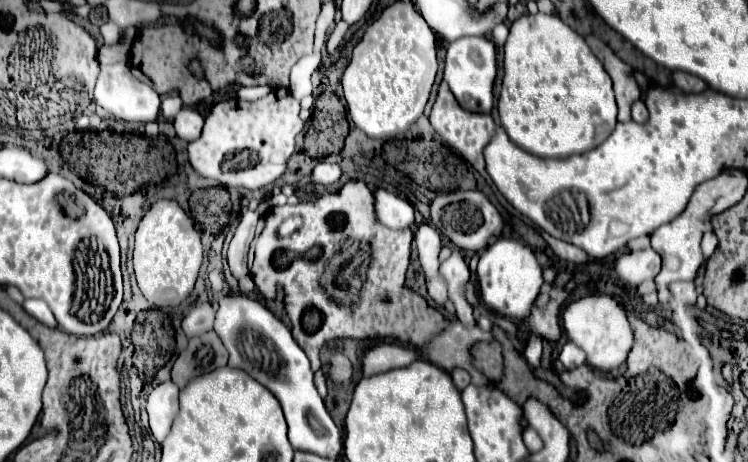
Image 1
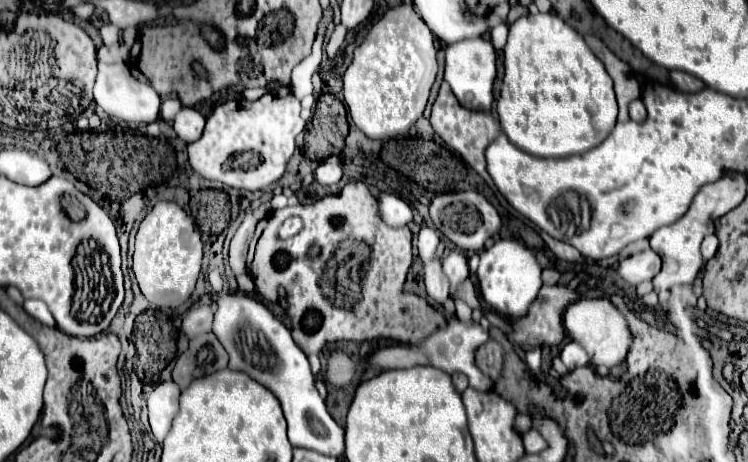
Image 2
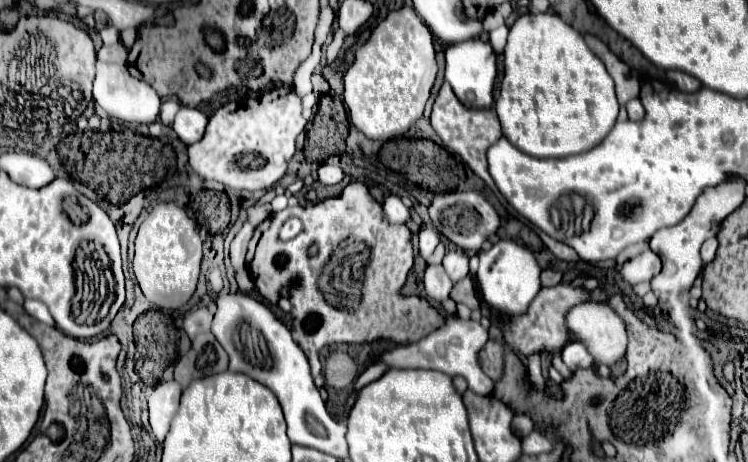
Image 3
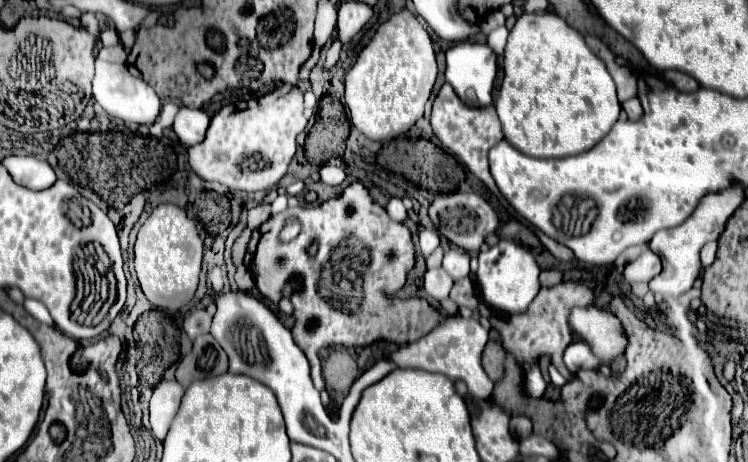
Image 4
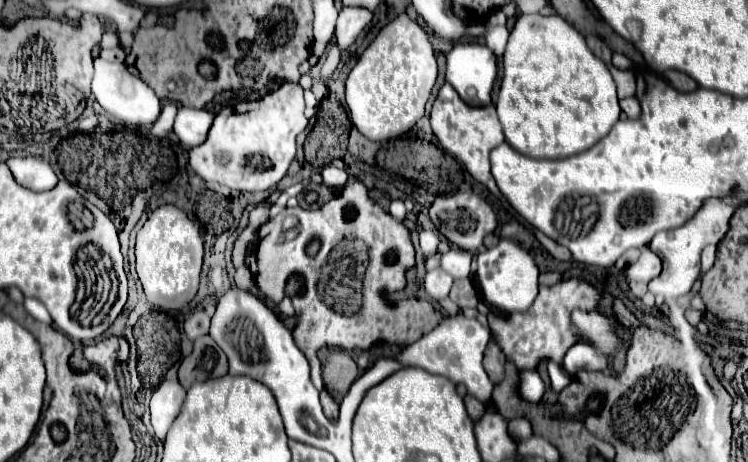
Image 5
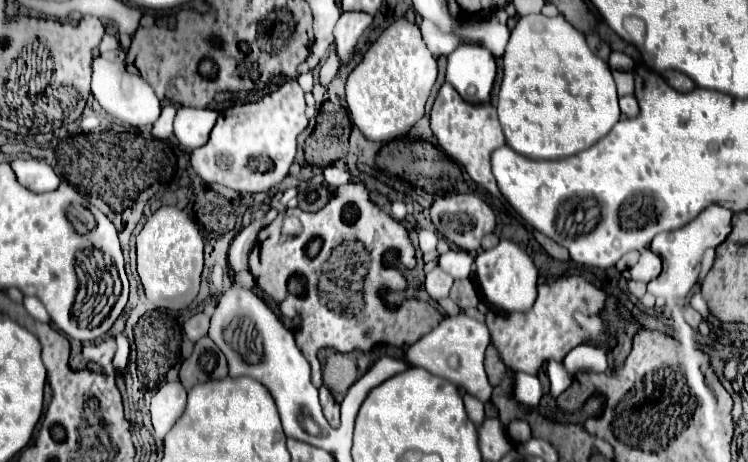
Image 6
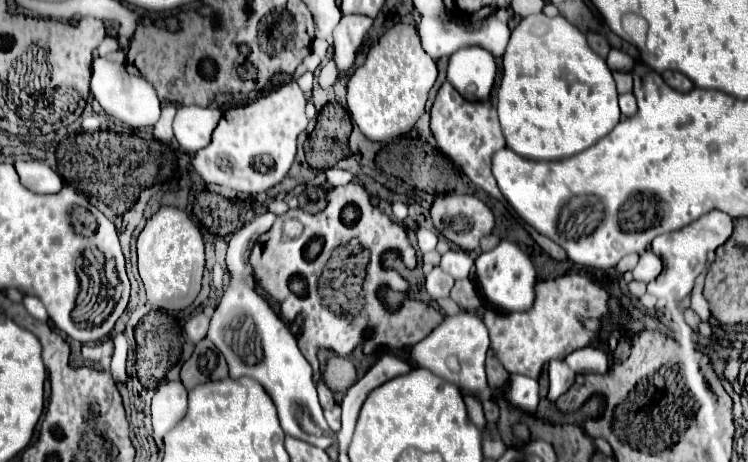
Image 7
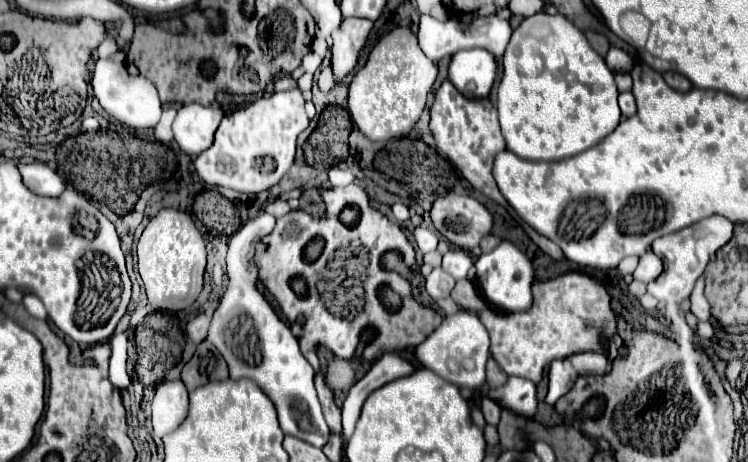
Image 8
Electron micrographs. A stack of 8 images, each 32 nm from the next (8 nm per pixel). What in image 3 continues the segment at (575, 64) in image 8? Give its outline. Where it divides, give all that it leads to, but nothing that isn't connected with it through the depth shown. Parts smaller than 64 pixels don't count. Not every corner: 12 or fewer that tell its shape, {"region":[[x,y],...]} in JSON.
{"region":[[558,14],[504,48],[502,134],[582,154],[618,118],[614,80]]}

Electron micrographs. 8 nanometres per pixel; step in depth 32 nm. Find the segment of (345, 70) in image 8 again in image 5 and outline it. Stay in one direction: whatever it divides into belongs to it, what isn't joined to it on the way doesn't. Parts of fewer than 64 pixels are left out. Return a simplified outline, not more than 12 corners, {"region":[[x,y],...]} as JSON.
{"region":[[342,8],[336,24],[340,52],[370,24],[372,12]]}

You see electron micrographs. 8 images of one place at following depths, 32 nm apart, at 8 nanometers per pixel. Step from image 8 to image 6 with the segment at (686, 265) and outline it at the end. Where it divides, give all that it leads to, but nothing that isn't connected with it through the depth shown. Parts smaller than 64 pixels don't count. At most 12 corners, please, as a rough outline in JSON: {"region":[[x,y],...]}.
{"region":[[706,208],[684,228],[658,234],[662,258],[648,292],[686,298],[704,252],[732,232],[732,212]]}

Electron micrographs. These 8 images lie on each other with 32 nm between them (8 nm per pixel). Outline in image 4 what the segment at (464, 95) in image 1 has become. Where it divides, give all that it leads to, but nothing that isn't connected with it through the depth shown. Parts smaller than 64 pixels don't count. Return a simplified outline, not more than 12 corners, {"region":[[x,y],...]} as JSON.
{"region":[[488,44],[446,50],[446,82],[468,106],[490,106],[496,54]]}

